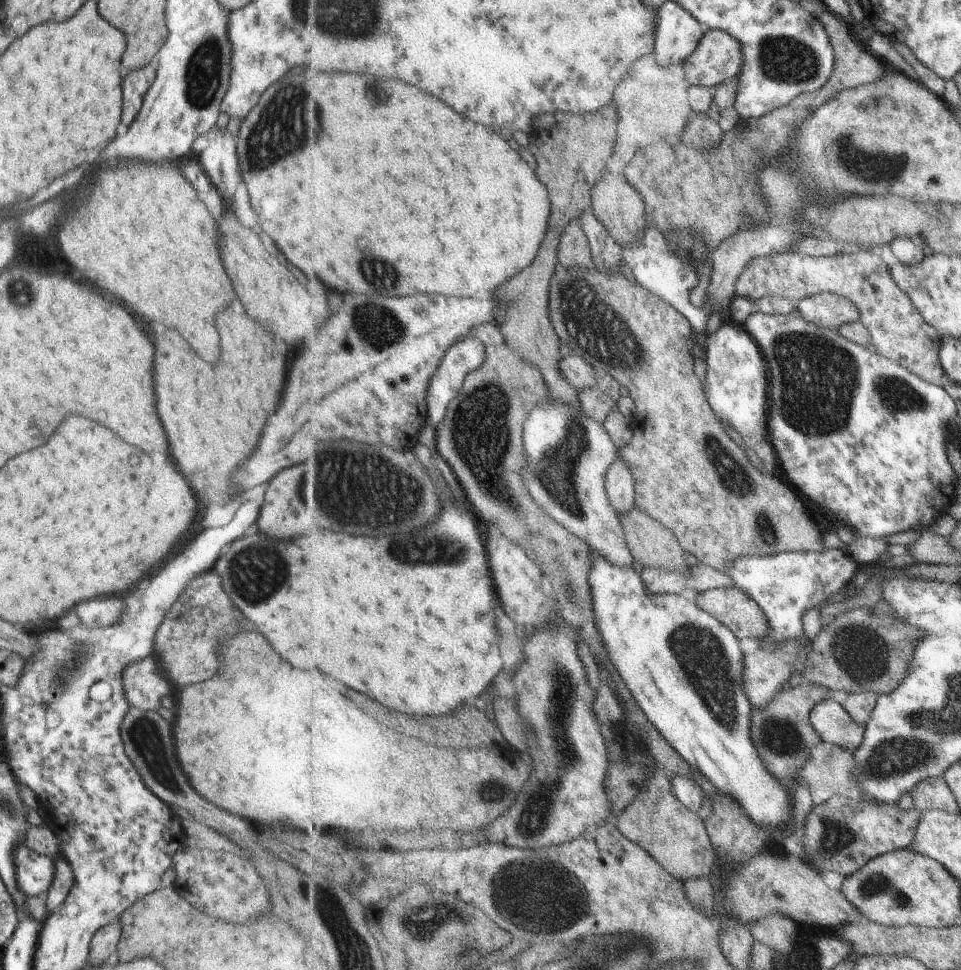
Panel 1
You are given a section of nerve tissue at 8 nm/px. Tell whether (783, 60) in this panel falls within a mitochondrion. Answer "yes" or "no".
yes

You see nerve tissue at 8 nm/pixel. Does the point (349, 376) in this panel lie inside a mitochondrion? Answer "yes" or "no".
no

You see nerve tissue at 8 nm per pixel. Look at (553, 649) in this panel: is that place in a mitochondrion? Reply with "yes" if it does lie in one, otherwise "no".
yes

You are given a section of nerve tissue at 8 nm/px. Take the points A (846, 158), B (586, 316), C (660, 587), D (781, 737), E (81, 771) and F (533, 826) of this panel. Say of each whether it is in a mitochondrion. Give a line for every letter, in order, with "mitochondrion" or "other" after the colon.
A: mitochondrion
B: mitochondrion
C: other
D: mitochondrion
E: other
F: mitochondrion

